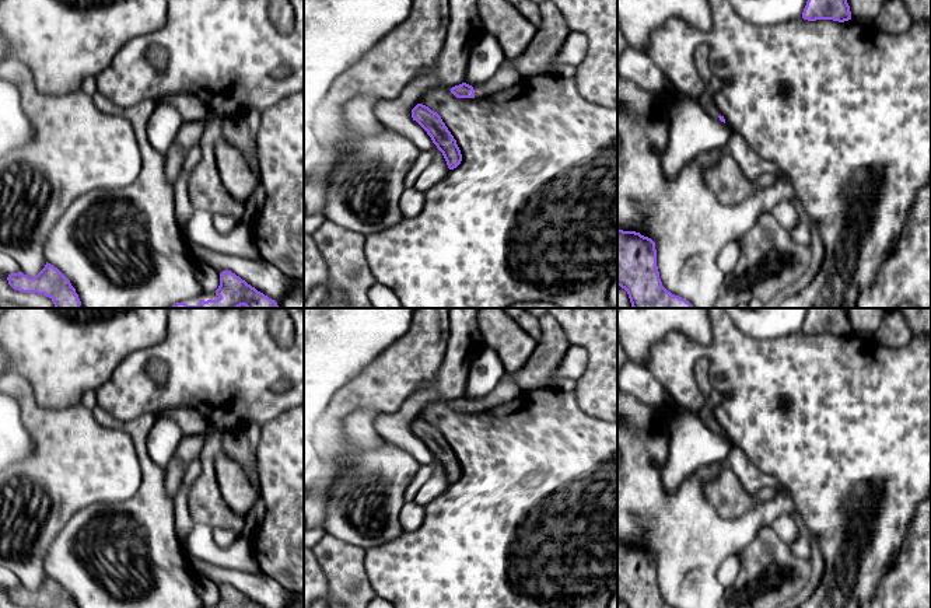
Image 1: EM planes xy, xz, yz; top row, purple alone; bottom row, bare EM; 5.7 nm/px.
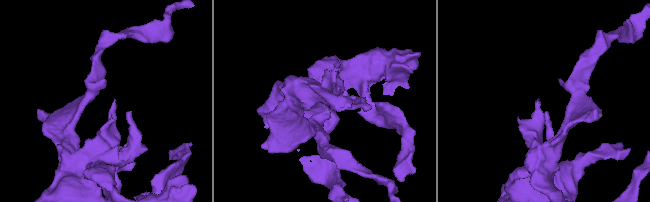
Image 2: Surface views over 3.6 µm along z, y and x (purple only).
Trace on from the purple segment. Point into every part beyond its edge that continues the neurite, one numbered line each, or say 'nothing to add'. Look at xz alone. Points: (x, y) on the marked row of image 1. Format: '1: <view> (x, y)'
1: xz (506, 77)

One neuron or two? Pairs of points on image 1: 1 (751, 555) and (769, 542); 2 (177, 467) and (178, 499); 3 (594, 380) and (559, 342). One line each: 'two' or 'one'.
1: one
2: two
3: two

